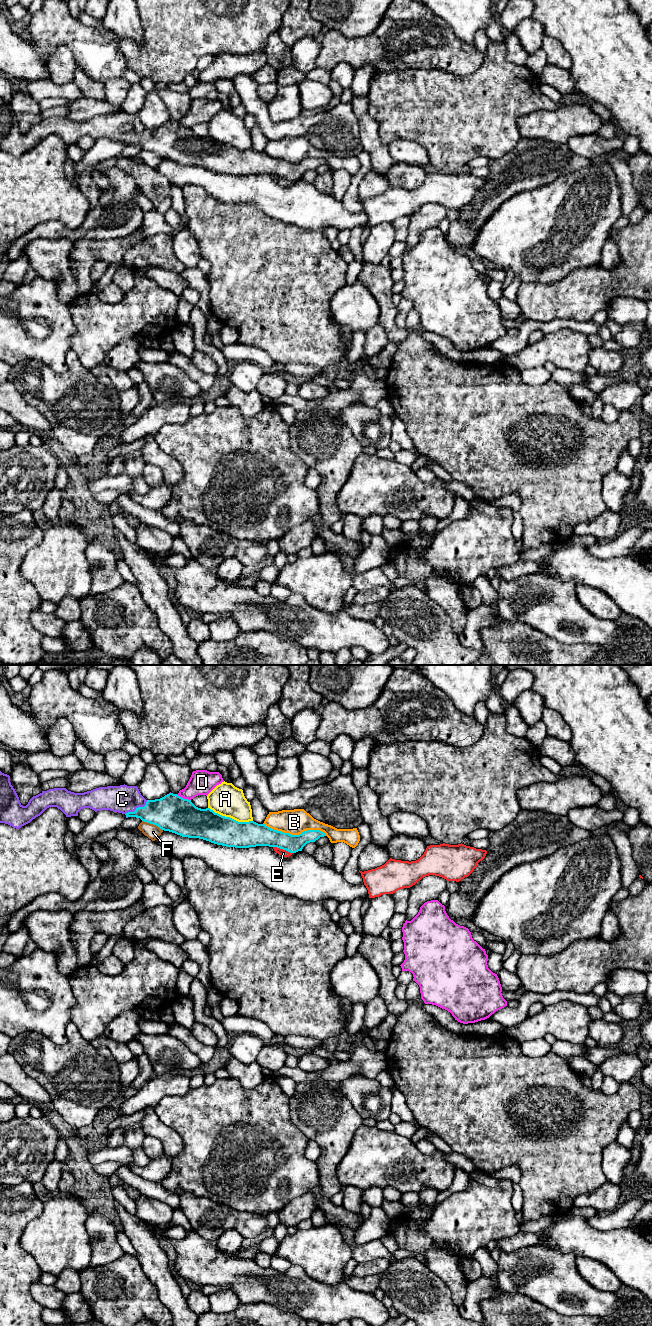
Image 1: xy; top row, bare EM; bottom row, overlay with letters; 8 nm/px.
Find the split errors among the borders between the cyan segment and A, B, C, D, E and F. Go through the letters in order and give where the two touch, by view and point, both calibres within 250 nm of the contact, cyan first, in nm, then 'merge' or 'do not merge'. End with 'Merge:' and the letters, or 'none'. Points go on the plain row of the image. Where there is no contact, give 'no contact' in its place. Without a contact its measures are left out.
A: meets cyan in xy at (229, 145); 240 nm thick on the cyan side, 260 nm on the other; do not merge
B: meets cyan in xy at (295, 163); 160 nm thick on the cyan side, 200 nm on the other; do not merge
C: meets cyan in xy at (138, 135); 280 nm thick on the cyan side, 220 nm on the other; merge
D: meets cyan in xy at (183, 126); 300 nm thick on the cyan side, 200 nm on the other; do not merge
E: meets cyan in xy at (283, 177); 180 nm thick on the cyan side, 60 nm on the other; do not merge
F: meets cyan in xy at (152, 151); 300 nm thick on the cyan side, 120 nm on the other; do not merge
Merge: C

